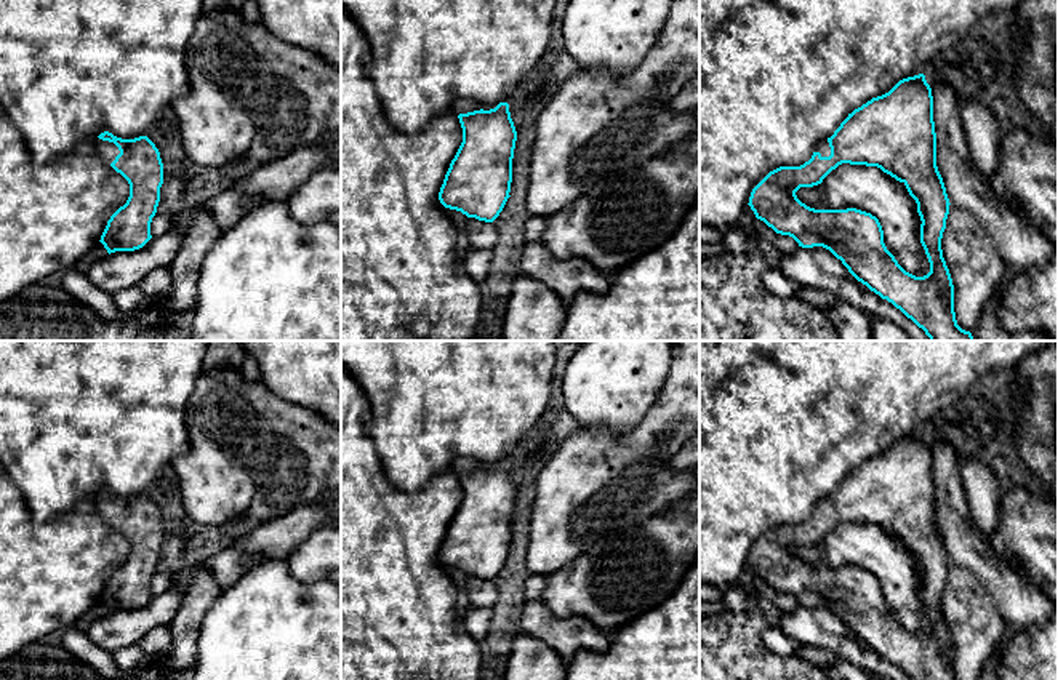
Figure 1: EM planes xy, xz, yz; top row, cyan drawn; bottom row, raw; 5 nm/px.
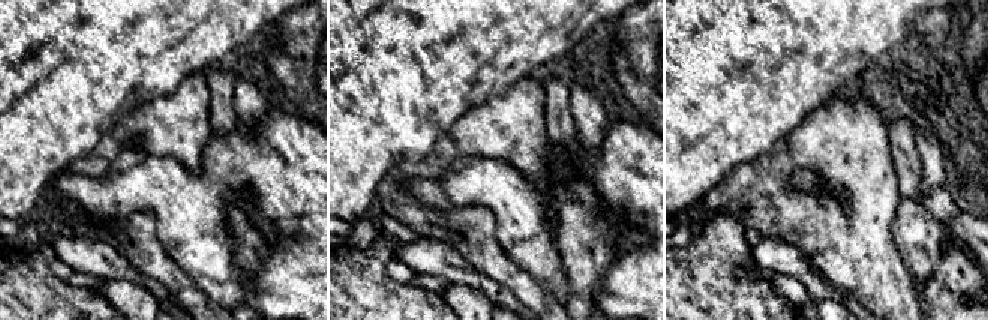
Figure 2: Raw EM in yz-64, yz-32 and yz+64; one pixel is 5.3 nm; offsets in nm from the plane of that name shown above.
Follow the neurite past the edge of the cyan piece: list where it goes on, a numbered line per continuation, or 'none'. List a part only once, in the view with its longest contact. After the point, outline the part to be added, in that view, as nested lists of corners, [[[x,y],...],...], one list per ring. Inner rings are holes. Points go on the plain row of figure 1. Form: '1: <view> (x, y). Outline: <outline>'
1: xy (108, 509). Outline: [[[94,498],[94,509],[99,514],[99,517],[110,523],[115,515],[120,512],[118,506],[114,501],[102,499],[102,498]]]

